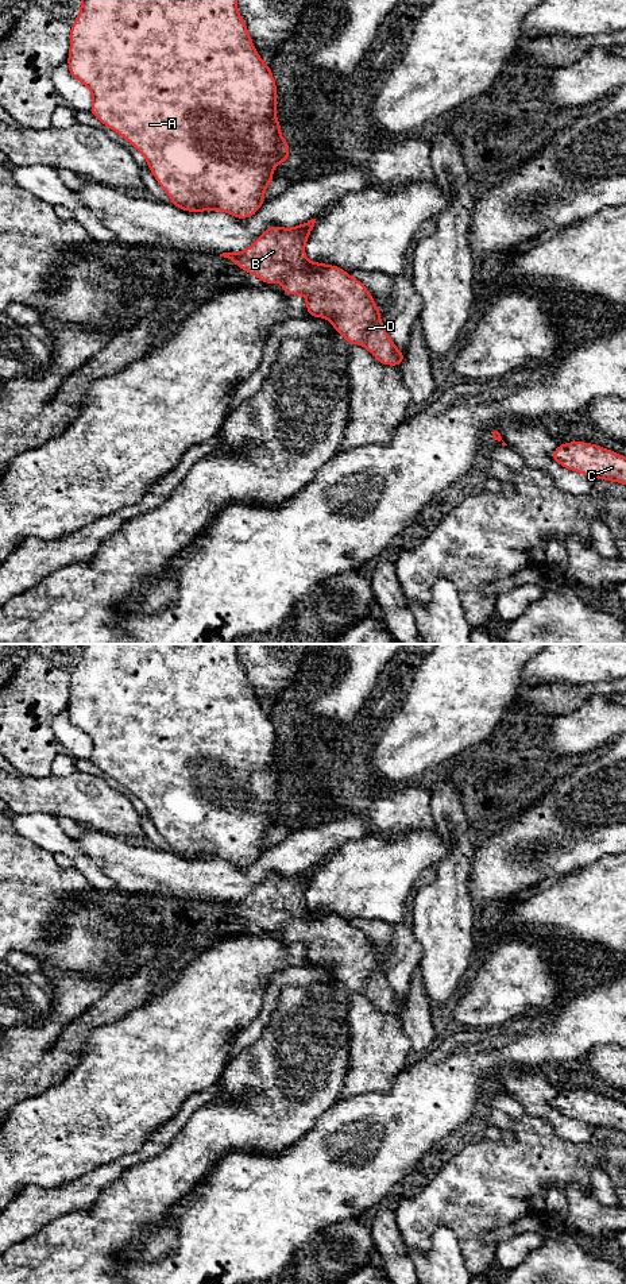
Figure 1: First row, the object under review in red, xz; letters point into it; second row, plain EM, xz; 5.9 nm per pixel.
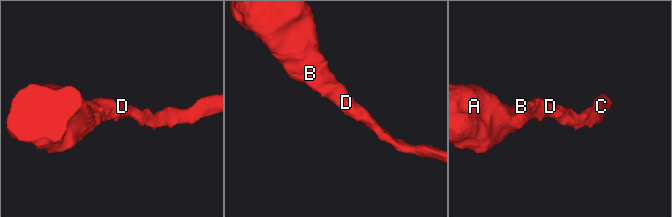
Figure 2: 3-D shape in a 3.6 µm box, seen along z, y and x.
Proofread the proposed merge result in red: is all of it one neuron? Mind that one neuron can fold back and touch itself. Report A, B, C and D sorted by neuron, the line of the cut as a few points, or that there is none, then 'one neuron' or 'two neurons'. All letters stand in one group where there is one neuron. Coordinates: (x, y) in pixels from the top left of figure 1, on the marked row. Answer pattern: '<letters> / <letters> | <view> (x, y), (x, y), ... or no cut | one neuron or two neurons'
A B C D | no cut | one neuron

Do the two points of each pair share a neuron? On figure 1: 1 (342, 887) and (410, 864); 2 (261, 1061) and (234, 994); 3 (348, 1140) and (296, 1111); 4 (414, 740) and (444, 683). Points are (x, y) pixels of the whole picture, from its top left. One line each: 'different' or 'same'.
1: same
2: different
3: different
4: same

